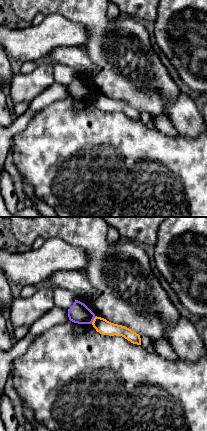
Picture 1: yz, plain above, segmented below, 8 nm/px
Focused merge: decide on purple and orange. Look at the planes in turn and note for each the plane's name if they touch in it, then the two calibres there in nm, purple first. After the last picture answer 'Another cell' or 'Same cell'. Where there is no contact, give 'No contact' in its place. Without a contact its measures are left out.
Touches purple in yz. Thickness 160 nm (purple) against 120 nm

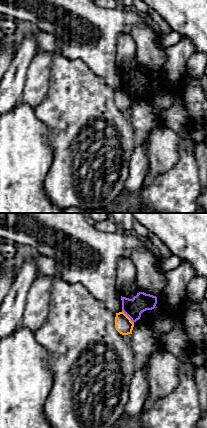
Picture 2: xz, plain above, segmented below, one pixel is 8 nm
Touches purple in xz. Thickness 150 nm (purple) against 140 nm

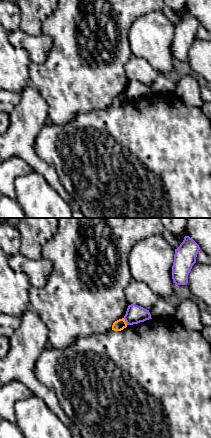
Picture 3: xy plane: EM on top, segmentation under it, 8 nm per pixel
Touches purple in xy. Thickness 150 nm (purple) against 90 nm

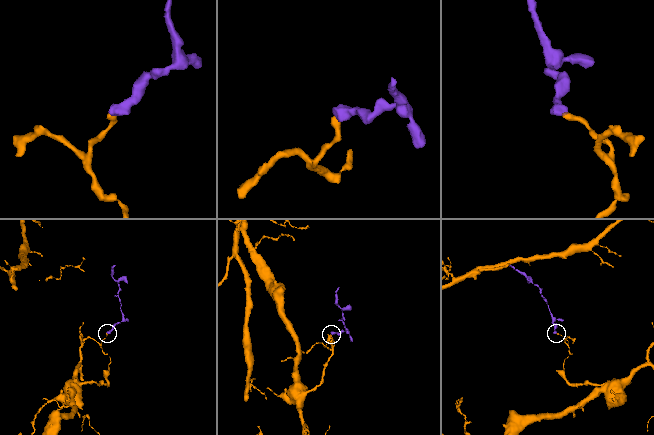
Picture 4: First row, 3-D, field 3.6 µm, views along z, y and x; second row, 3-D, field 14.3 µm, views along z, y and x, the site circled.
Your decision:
Another cell

